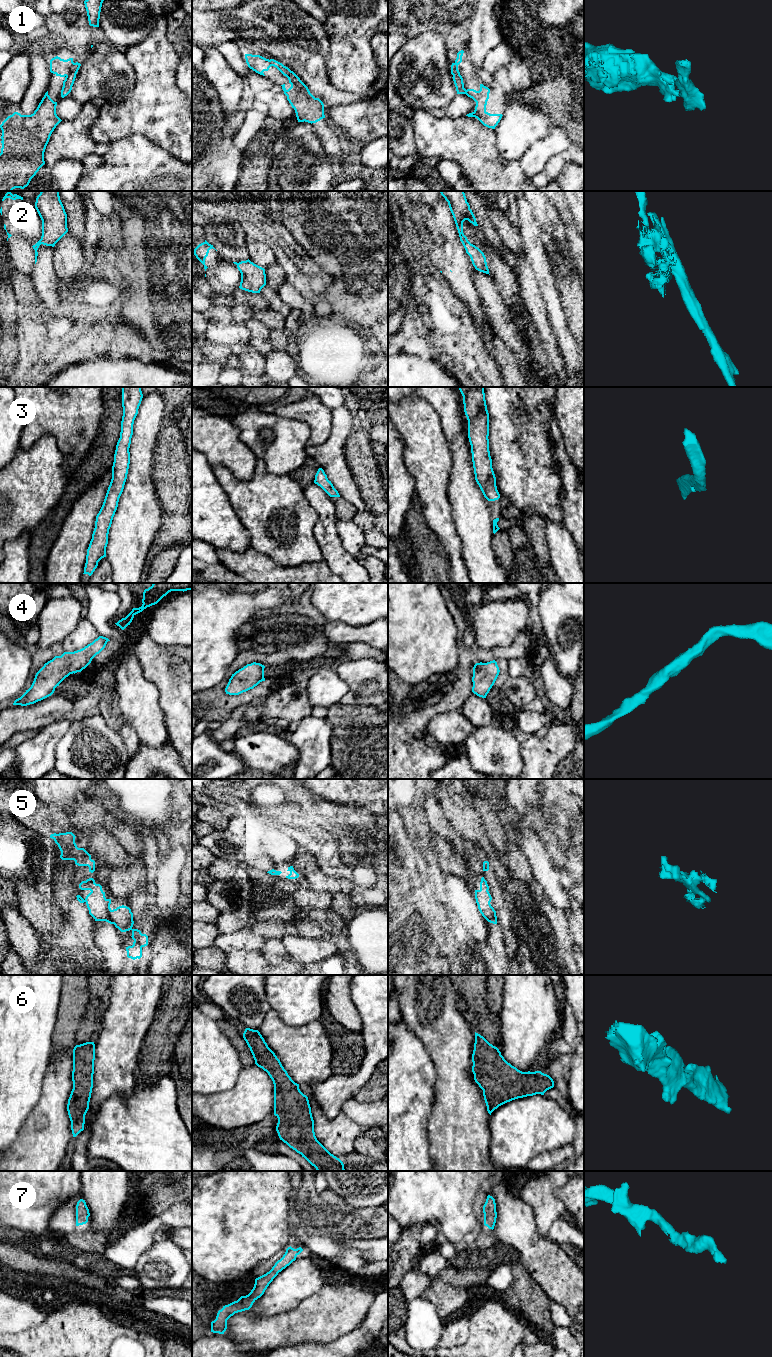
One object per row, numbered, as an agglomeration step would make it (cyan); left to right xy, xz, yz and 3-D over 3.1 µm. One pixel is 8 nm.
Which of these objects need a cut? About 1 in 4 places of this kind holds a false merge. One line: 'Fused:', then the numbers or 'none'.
Fused: 2

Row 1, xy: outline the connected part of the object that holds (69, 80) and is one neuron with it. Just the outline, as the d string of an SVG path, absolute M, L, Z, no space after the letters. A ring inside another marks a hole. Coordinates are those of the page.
M56 56L50 60L50 72L56 76L64 77L63 87L61 90L61 97L64 98L67 96L74 84L76 74L80 68L81 64L73 62L73 58L67 60L61 59Z

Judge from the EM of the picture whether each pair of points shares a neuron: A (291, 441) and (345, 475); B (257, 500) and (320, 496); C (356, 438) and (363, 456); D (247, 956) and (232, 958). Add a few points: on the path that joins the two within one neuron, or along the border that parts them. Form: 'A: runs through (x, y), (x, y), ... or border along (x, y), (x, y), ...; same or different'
A: border along (305, 446), (305, 452), (308, 455); different
B: border along (303, 489), (305, 499), (318, 517); different
C: runs through (359, 442), (360, 452); same
D: runs through (243, 958), (236, 958); same

